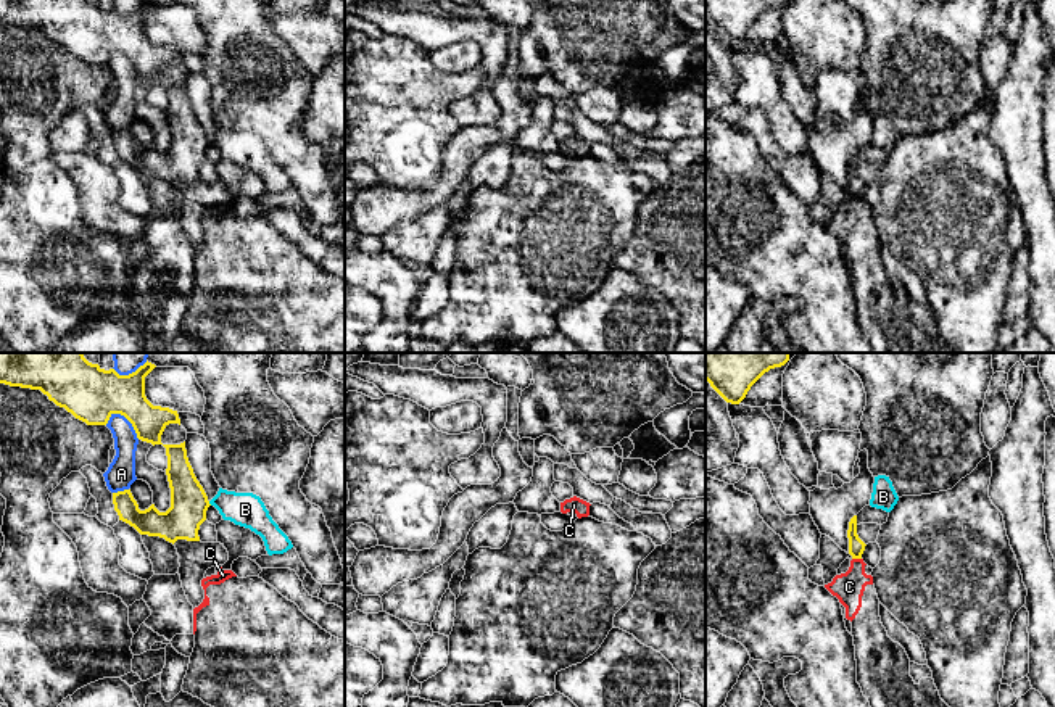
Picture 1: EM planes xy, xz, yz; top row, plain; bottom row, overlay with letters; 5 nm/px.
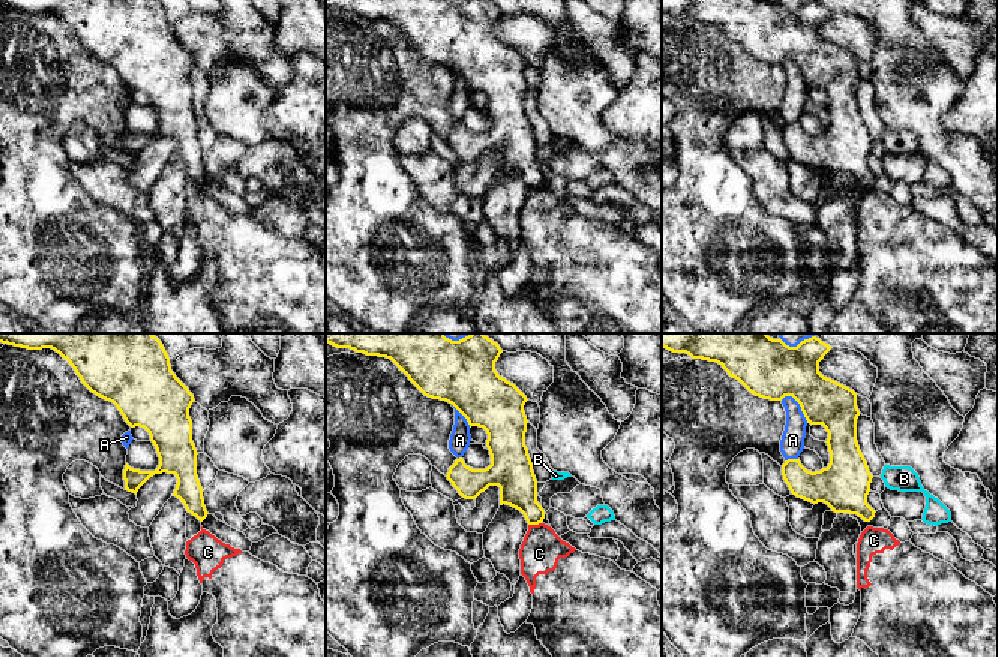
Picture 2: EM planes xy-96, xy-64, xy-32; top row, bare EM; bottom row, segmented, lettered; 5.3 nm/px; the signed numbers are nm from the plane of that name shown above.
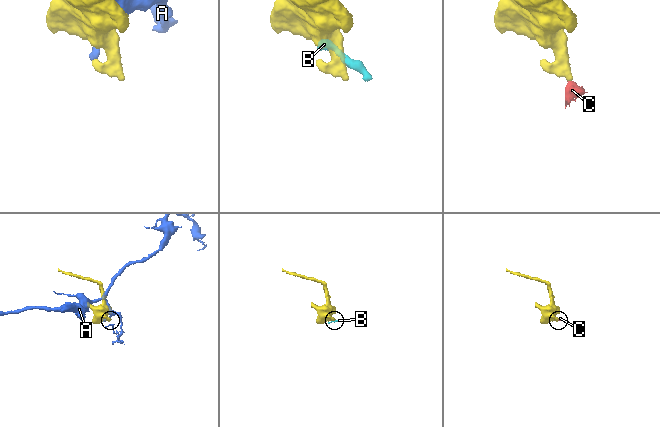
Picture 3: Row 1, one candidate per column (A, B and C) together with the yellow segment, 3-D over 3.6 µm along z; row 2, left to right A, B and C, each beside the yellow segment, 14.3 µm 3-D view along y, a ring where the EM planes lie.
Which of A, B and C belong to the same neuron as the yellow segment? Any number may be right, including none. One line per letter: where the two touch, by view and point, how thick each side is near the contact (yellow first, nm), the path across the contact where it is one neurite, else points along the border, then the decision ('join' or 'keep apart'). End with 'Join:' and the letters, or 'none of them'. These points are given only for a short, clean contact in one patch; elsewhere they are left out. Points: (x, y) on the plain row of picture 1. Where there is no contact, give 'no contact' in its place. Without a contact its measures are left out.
A: meets yellow in xy at (128, 58); 280 nm thick on the yellow side, 130 nm on the other; keep apart
B: meets yellow in xy at (208, 142); 190 nm thick on the yellow side, 170 nm on the other; border along xy (208, 140), (211, 144); keep apart
C: meets yellow in yz at (857, 197); 80 nm thick on the yellow side, 150 nm on the other; border along yz (852, 197), (860, 198); keep apart
Join: none of them

